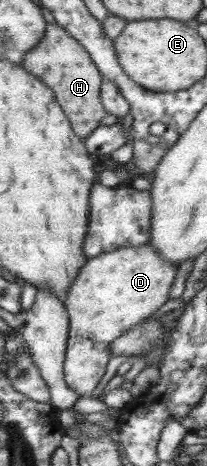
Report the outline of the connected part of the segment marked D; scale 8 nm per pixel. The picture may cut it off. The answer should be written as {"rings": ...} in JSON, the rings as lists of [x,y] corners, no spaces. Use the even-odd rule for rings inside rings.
{"rings":[[[149,245],[126,247],[92,257],[82,266],[77,281],[64,300],[68,311],[69,341],[65,355],[65,382],[88,397],[106,373],[113,342],[149,318],[169,298],[178,265],[162,259]]]}

